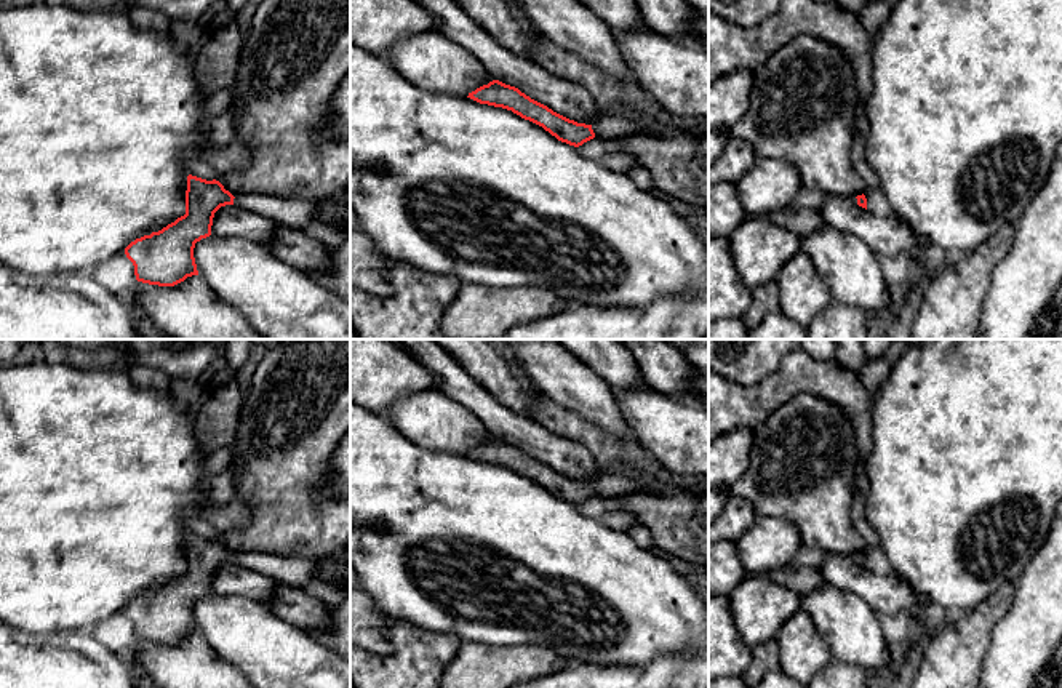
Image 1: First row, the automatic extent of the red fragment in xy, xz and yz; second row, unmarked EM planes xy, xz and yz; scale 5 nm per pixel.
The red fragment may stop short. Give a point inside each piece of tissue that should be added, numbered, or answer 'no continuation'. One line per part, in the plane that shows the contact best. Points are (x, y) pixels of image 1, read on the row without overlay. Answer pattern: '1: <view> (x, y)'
1: xz (606, 487)

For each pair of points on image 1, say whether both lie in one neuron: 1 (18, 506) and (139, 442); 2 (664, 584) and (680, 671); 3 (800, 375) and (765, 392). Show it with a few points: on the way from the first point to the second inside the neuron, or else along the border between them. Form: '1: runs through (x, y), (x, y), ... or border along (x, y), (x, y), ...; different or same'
1: runs through (48, 495), (58, 495), (77, 480), (109, 469); same
2: border along (691, 655), (658, 655), (640, 664); different
3: runs through (792, 376), (773, 391); same

